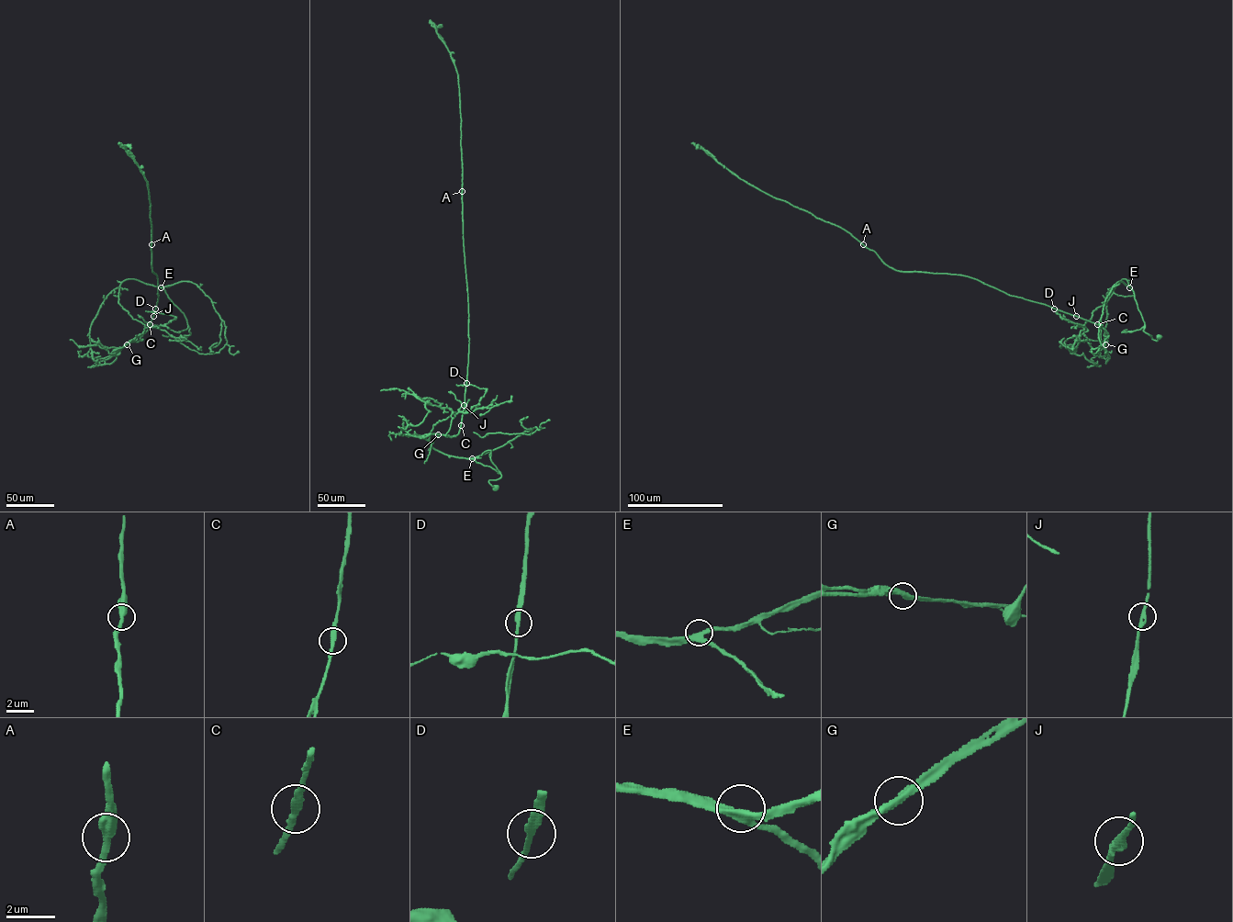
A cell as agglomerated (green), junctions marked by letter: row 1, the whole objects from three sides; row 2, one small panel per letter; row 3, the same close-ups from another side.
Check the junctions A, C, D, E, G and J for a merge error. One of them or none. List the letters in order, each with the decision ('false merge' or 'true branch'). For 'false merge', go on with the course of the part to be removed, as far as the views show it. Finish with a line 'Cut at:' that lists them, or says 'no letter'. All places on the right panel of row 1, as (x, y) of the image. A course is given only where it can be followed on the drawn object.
A: true branch
C: true branch
D: true branch
E: true branch
G: false merge; foreign part runs (1105, 344), (1107, 332), (1094, 323), (1010, 296), (977, 280), (890, 267), (840, 227), (748, 185), (691, 143)
J: true branch
Cut at: G

